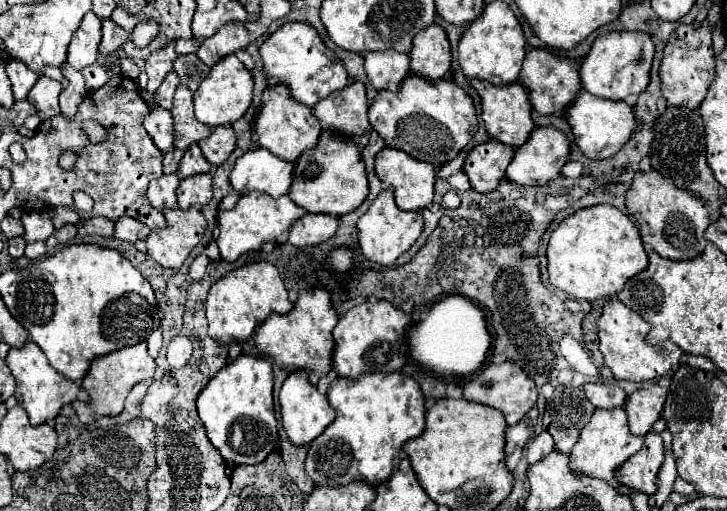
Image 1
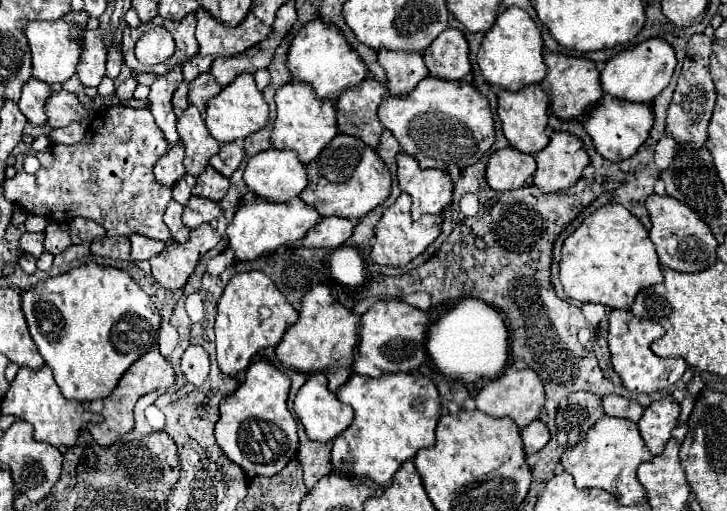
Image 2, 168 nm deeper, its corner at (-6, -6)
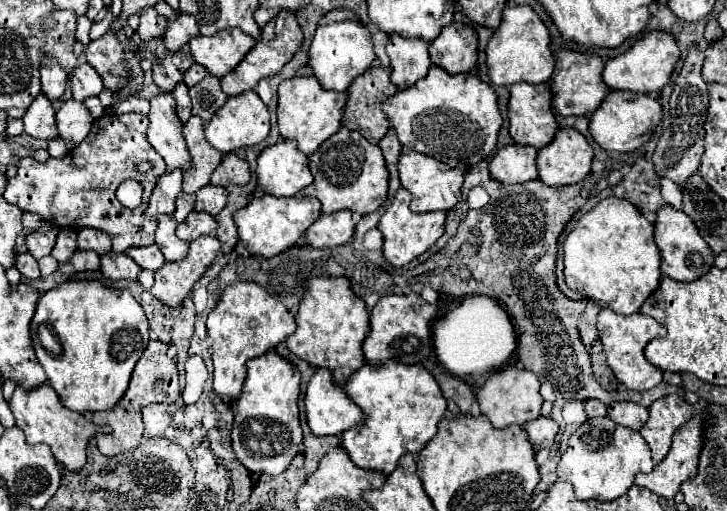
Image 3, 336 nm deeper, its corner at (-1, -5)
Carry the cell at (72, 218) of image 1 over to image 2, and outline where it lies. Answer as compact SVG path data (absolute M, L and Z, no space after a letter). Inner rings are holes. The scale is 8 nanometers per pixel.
M75 218L73 222L69 222L69 228L71 228L73 244L93 242L95 238L103 238L107 234L103 226L95 224L93 220L87 220L87 218Z

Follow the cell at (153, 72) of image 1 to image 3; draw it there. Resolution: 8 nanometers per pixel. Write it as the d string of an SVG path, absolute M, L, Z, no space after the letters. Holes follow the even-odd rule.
M156 93L150 97L148 141L164 157L168 171L190 167L190 155L182 137L182 123L176 117L176 101L172 93Z

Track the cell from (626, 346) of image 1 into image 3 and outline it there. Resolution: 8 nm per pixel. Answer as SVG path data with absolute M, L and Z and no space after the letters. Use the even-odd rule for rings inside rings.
M602 309L598 315L598 335L604 345L606 361L620 383L624 383L628 389L634 389L634 391L648 391L648 389L656 387L658 383L662 383L664 371L654 367L644 357L644 347L648 345L648 341L652 341L654 337L666 335L666 329L660 323L656 323L654 319L650 319L646 315L638 315L638 313L622 315L612 309Z

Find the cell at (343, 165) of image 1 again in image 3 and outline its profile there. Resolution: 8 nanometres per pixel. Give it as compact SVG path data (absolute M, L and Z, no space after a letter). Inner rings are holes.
M340 127L338 133L328 137L318 151L310 157L310 171L314 183L300 191L300 195L312 195L322 203L322 213L336 213L348 209L352 213L372 213L384 201L388 193L388 169L378 145L368 143L358 131Z

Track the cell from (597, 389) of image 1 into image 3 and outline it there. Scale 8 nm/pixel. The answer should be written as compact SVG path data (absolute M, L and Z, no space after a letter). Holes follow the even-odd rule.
M620 401L620 403L610 403L608 405L608 417L624 427L630 429L640 429L646 423L648 417L648 409L638 405L638 403L628 403L628 401Z

